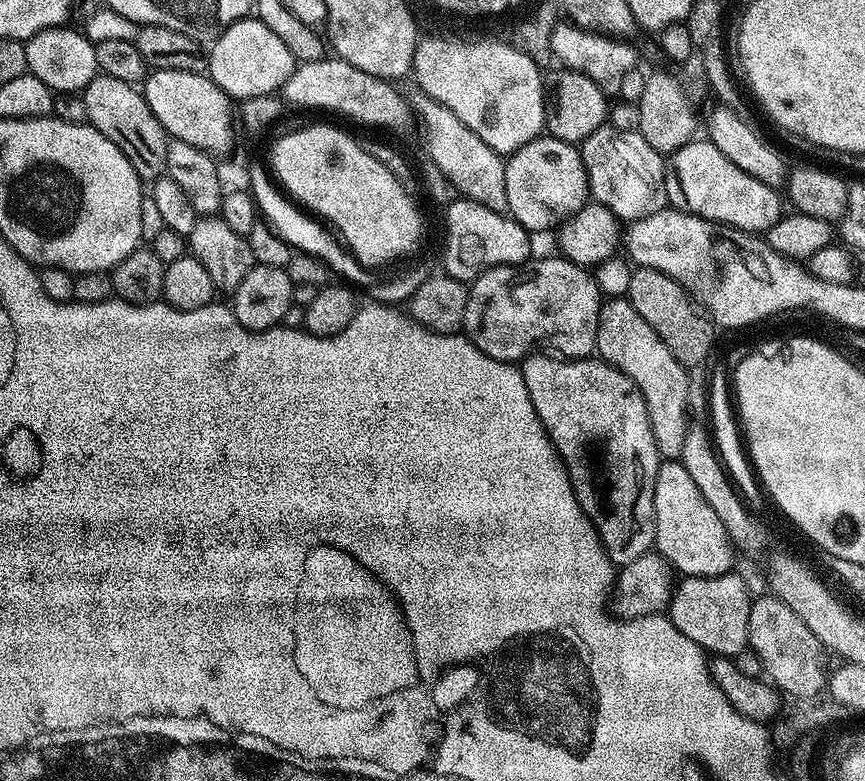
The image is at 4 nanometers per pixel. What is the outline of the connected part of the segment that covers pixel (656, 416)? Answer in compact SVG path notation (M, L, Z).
M608 298L601 303L595 355L605 360L611 368L626 374L626 378L638 386L646 402L646 414L650 418L656 449L664 460L679 460L686 431L681 425L680 415L680 404L684 398L683 376L664 350L662 338L654 334L654 326L650 326L650 322L646 322L646 318L634 310L628 299Z

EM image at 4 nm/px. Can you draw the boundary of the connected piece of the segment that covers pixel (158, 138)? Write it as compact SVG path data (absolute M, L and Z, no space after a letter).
M97 74L86 85L82 95L86 102L87 123L106 134L106 138L110 138L110 142L114 142L114 146L118 146L118 150L126 154L130 166L134 166L141 181L151 182L165 175L166 150L170 137L158 118L154 118L154 110L150 110L143 91L137 85Z

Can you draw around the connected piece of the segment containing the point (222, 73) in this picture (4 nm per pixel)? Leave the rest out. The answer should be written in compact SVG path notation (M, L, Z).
M255 18L234 22L211 45L207 53L208 70L213 82L228 96L243 102L252 96L270 96L279 93L288 81L298 62L286 50L282 38L273 34L270 26Z

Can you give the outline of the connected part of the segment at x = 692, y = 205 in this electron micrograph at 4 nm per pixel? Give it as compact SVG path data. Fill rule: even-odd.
M693 138L686 146L668 156L664 165L664 181L669 205L679 208L681 212L688 212L691 216L698 216L704 222L729 224L730 227L740 228L743 232L764 234L782 215L781 193L758 182L758 178L750 178L746 170L738 170L738 166L734 166L734 162L730 162L730 158L726 158L726 154L722 154L722 150L718 150L718 146L714 146L707 138Z

